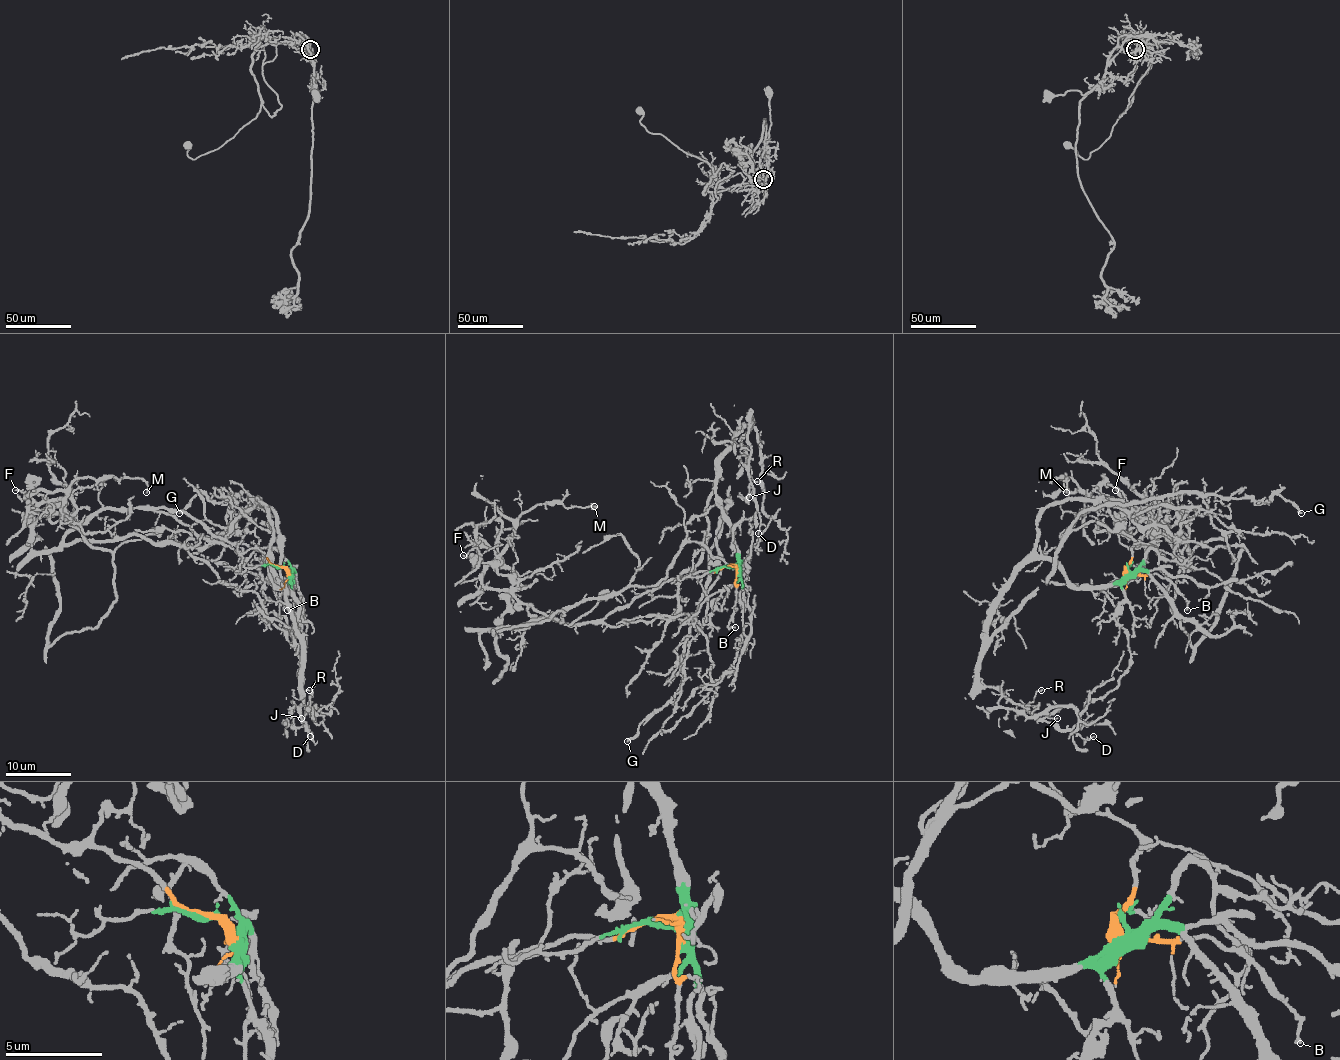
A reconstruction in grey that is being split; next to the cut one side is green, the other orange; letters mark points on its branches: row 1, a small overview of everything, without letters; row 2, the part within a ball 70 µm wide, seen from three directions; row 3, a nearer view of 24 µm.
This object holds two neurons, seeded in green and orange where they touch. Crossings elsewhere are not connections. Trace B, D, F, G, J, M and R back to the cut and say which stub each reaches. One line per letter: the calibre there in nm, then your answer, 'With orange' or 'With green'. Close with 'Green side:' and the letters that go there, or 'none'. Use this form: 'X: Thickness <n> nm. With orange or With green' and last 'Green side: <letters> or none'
B: Thickness 140 nm. With orange
D: Thickness 140 nm. With green
F: Thickness 120 nm. With orange
G: Thickness 220 nm. With green
J: Thickness 120 nm. With green
M: Thickness 150 nm. With orange
R: Thickness 120 nm. With green
Green side: D, G, J, R

